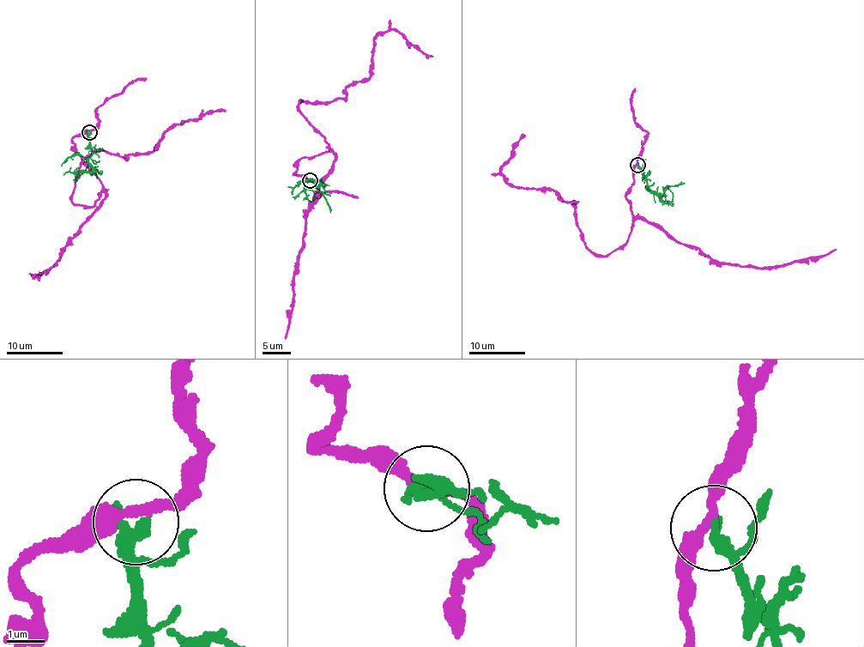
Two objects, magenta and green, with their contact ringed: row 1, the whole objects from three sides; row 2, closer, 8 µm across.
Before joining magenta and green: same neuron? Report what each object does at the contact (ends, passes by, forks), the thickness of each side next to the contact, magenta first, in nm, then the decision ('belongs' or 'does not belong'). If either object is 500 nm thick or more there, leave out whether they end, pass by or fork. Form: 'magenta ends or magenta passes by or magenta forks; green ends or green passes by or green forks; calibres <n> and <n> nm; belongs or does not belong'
magenta passes by; green passes by; calibres 240 and 240 nm; does not belong

